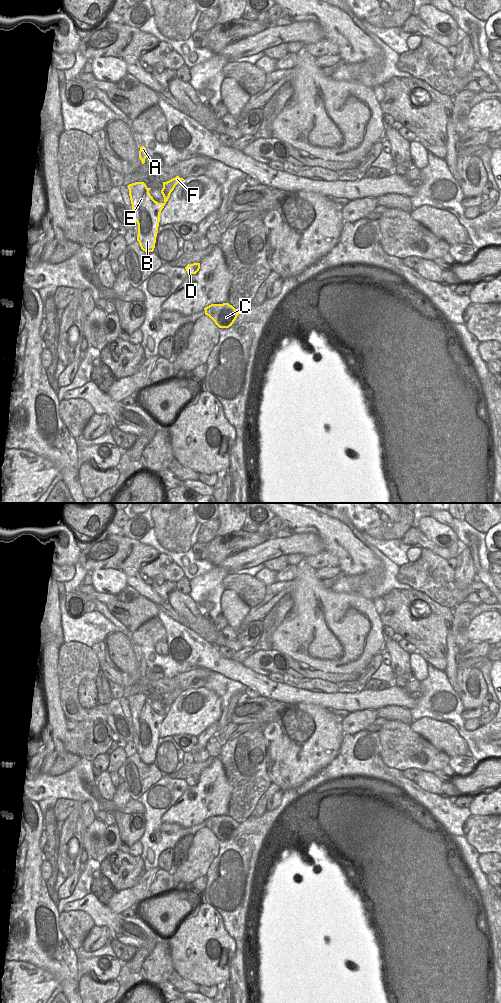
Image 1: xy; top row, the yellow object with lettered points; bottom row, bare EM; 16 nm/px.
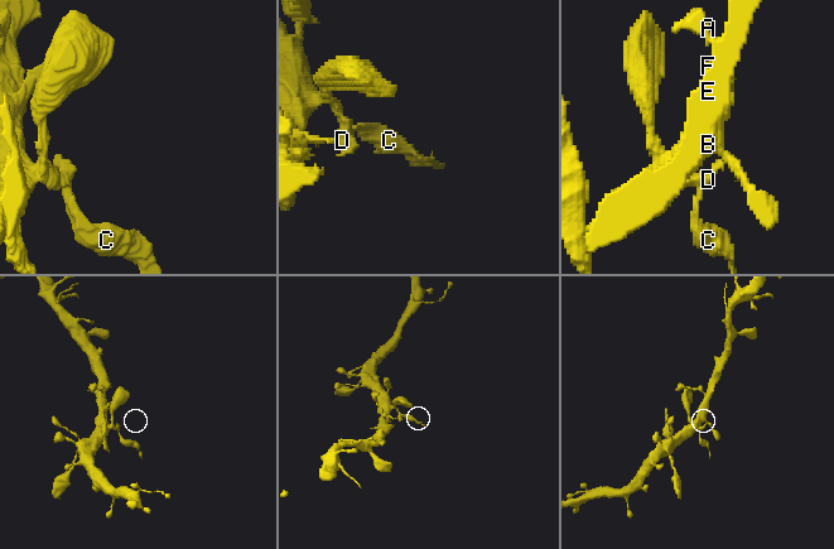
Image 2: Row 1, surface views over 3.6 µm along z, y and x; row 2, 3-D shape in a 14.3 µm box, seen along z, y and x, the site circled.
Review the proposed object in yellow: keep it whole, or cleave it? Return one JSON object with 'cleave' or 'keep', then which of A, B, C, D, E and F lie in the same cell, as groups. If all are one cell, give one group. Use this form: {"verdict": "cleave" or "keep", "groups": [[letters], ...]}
{"verdict": "keep", "groups": [["A", "B", "C", "D", "E", "F"]]}

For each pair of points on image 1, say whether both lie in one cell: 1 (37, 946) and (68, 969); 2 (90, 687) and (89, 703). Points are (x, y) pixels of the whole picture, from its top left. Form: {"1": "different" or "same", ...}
{"1": "same", "2": "same"}

